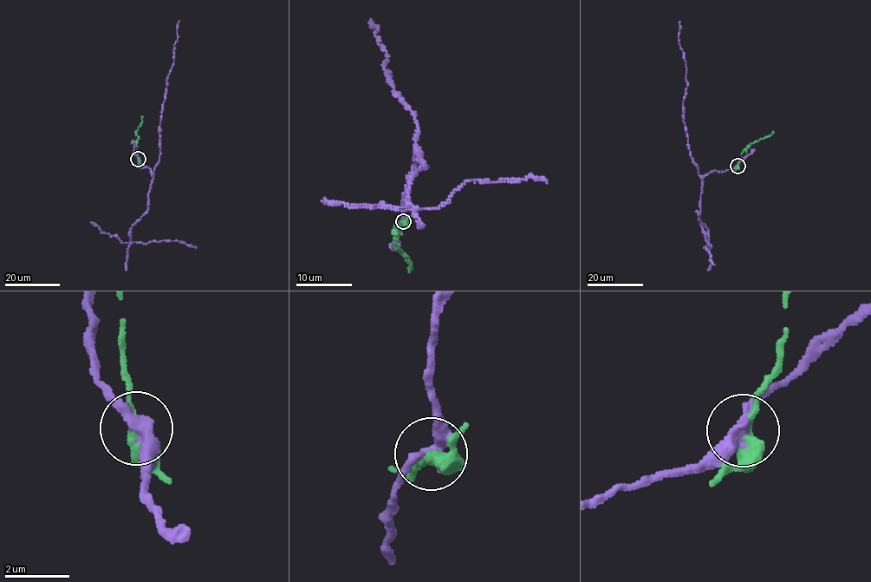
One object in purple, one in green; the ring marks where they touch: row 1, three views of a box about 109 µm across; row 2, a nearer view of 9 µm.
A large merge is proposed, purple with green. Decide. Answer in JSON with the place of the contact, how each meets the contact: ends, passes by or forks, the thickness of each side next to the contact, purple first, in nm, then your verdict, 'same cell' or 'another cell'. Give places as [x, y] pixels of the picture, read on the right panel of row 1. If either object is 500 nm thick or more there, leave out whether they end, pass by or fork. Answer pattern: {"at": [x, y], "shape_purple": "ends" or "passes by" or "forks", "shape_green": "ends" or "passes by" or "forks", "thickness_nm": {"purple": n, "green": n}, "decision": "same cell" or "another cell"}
{"at": [737, 166], "shape_purple": "passes by", "shape_green": "passes by", "thickness_nm": {"purple": 380, "green": 400}, "decision": "another cell"}

